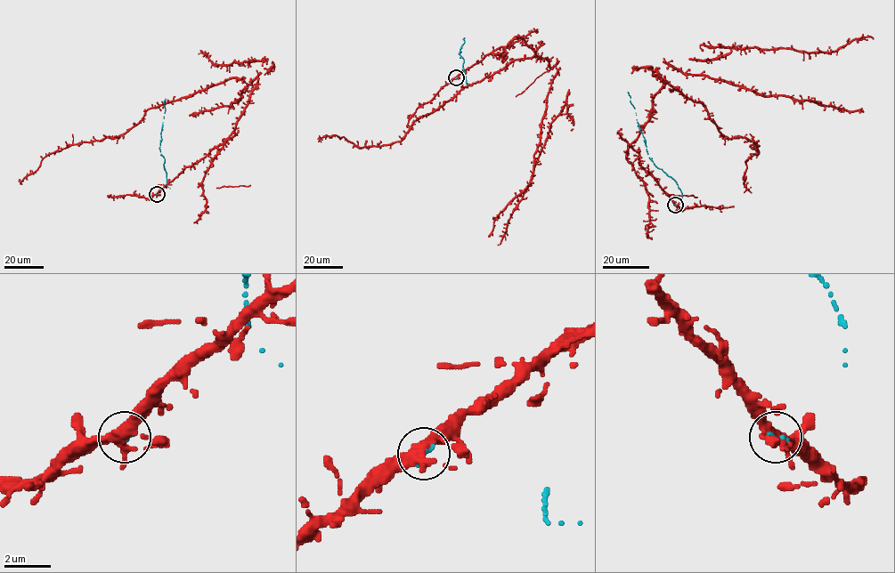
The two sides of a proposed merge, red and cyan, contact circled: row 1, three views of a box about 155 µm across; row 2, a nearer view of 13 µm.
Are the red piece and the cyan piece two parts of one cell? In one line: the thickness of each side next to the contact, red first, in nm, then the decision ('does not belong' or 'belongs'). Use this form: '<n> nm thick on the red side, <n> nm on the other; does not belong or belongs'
400 nm thick on the red side, 160 nm on the other; belongs

